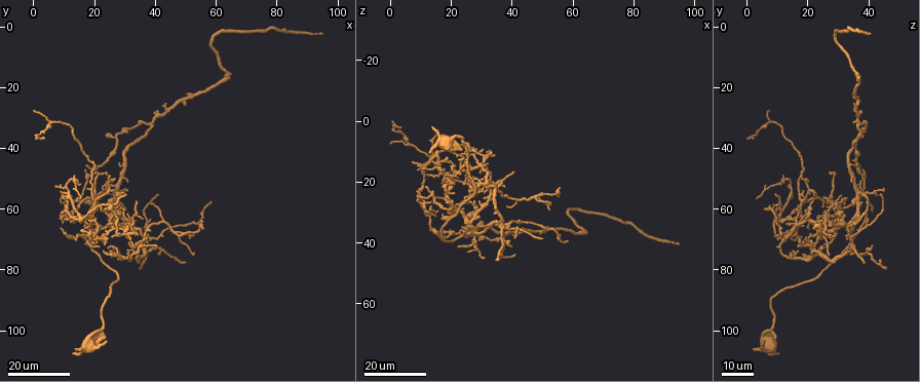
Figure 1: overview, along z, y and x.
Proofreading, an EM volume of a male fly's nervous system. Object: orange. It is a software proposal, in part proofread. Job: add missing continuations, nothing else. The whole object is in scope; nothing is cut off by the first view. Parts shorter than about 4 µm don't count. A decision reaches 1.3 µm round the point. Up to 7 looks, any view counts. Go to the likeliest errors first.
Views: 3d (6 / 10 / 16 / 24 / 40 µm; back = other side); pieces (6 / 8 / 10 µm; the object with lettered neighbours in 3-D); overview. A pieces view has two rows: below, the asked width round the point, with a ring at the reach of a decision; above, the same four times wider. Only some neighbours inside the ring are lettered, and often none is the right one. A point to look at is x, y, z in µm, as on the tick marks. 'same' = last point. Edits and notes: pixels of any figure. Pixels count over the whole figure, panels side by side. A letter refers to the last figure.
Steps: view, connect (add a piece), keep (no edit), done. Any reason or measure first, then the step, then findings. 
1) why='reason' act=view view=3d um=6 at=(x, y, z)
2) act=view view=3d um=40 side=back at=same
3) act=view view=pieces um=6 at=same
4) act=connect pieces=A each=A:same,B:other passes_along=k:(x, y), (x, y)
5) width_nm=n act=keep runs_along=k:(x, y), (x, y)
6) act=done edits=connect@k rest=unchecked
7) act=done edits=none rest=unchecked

why='branch stops here' act=view view=3d um=24 at=(94, 2, 40)

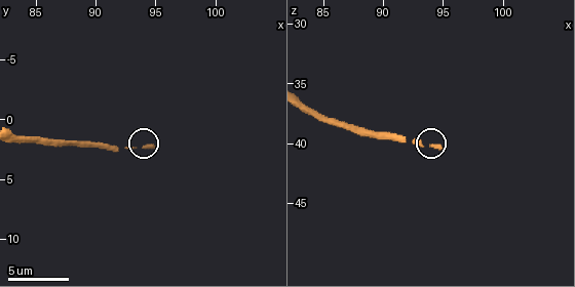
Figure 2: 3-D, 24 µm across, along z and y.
act=view view=pieces um=6 at=(94.6, 2.4, 40.4)

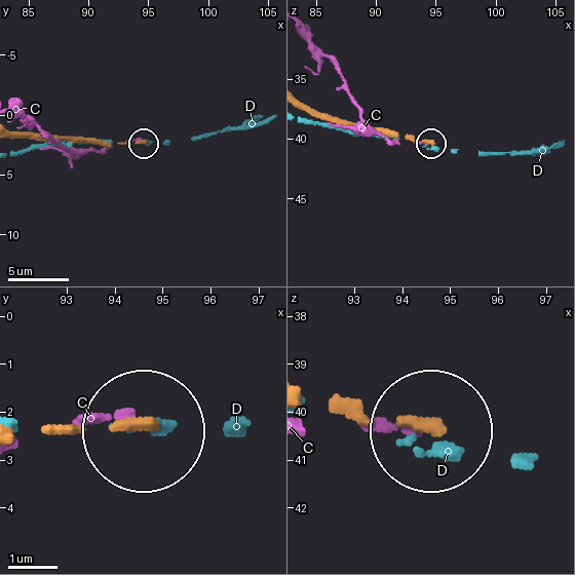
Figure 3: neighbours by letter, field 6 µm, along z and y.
act=keep each=C:other,D:other runs_along=3:(16, 426), (139, 426) found='no lettered piece goes on from it'

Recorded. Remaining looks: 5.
why='free end' act=view view=3d um=16 at=(13, 108, 10)

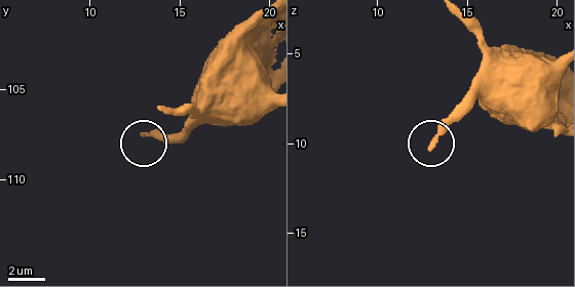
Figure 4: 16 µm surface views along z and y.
act=view view=pieces um=8 at=(13.0, 107.6, 10.4)

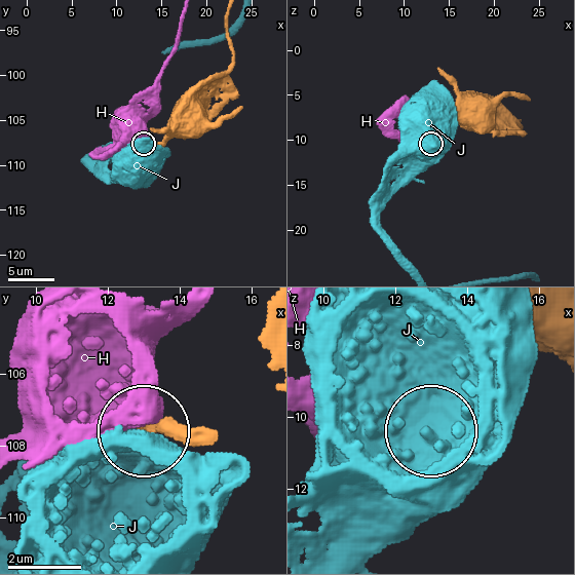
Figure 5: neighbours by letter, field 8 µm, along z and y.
act=keep each=H:other,J:other found='no lettered piece goes on from it'

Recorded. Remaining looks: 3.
why='an open end' act=view view=3d um=24 at=(7, 52, 13)

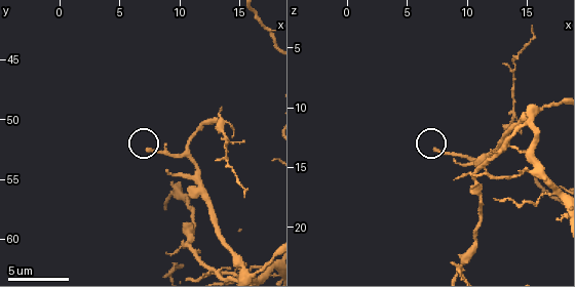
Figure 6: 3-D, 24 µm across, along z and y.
why='what lies round it' act=view view=pieces um=8 at=(7.6, 52.6, 13.6)

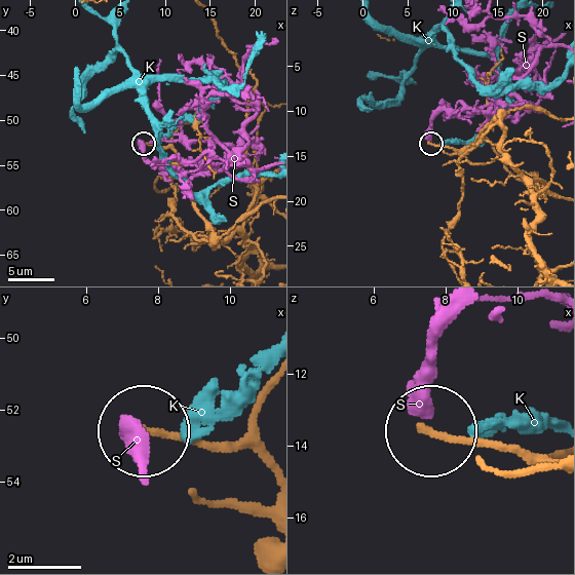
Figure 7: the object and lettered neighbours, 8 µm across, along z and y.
act=keep each=K:other,S:other found='none of them fits'

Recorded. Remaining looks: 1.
act=done edits=none rest=unchecked

